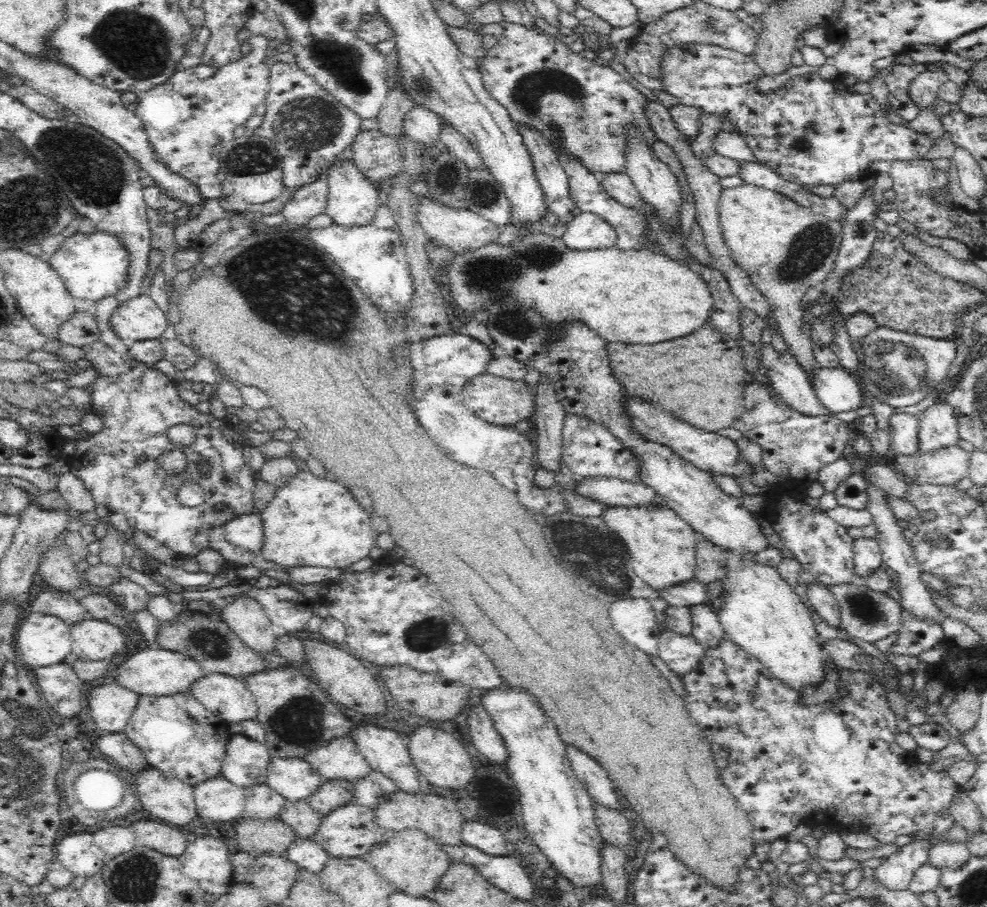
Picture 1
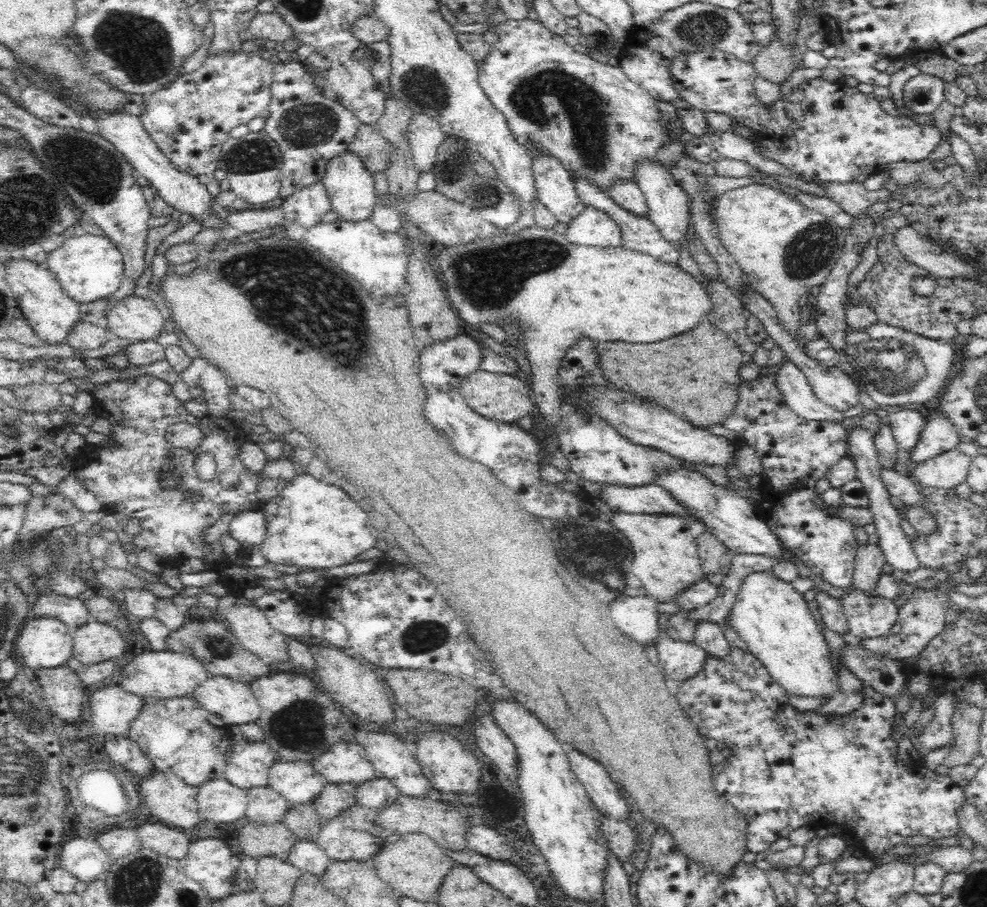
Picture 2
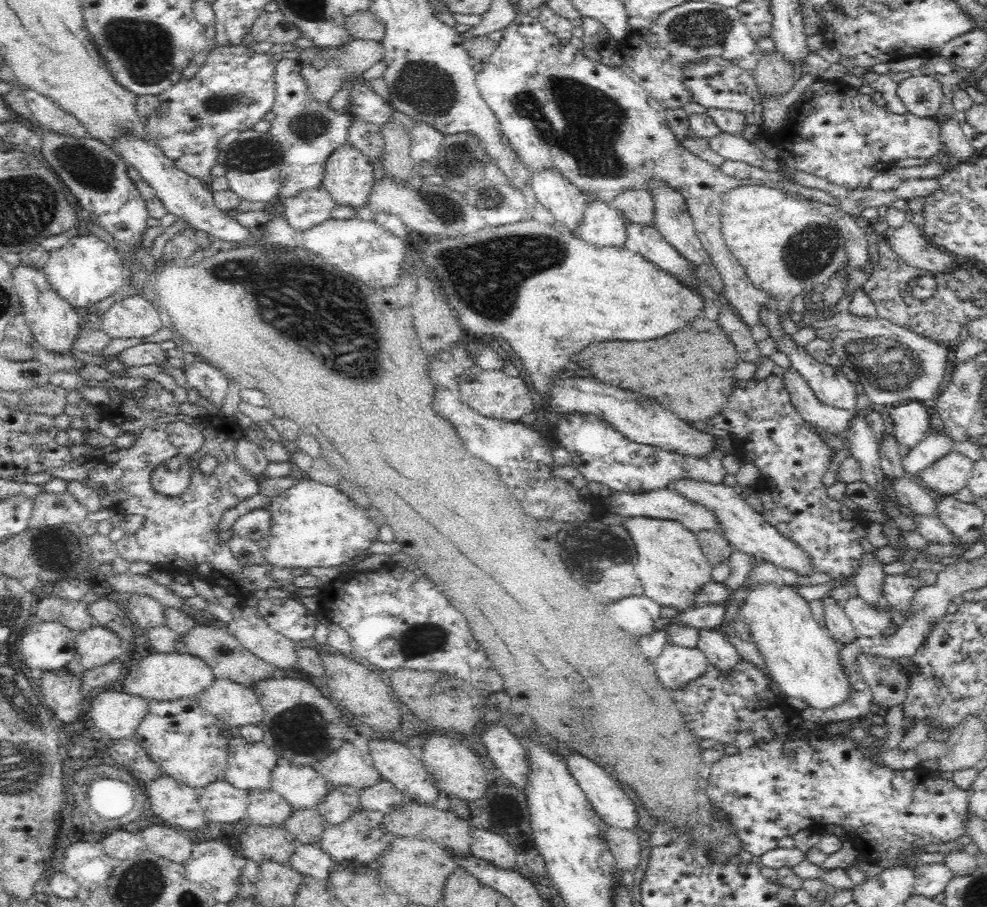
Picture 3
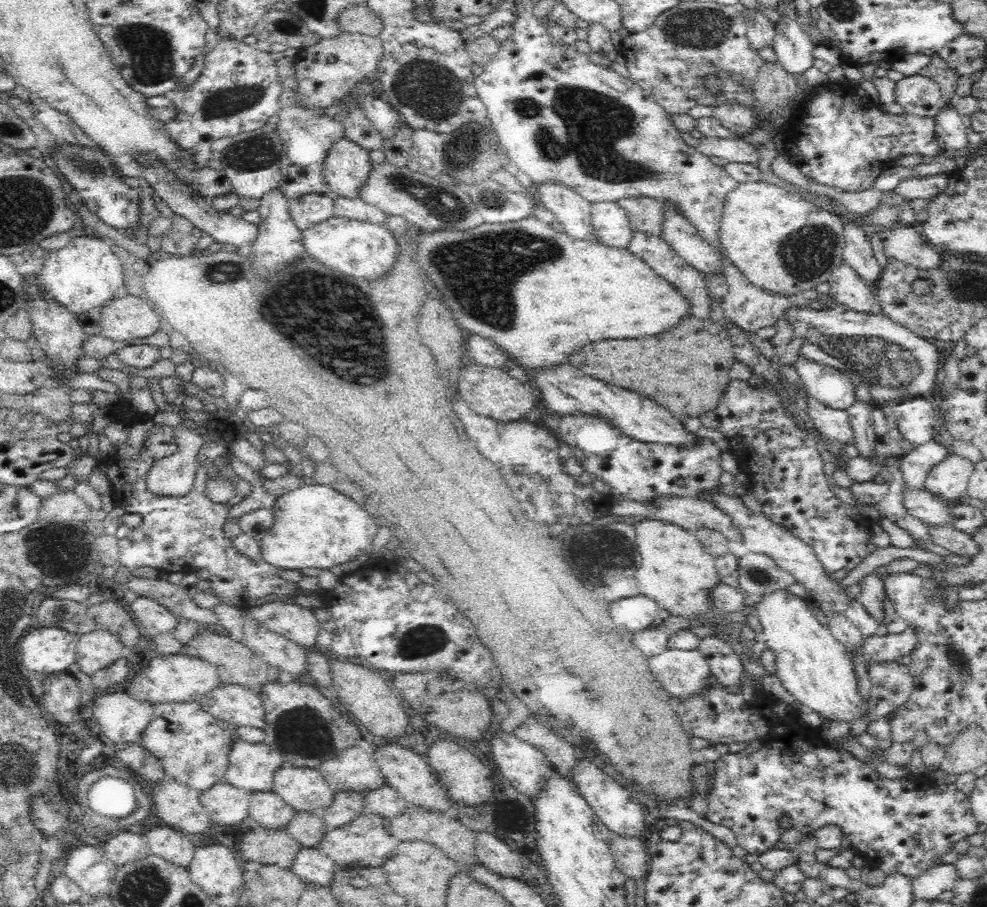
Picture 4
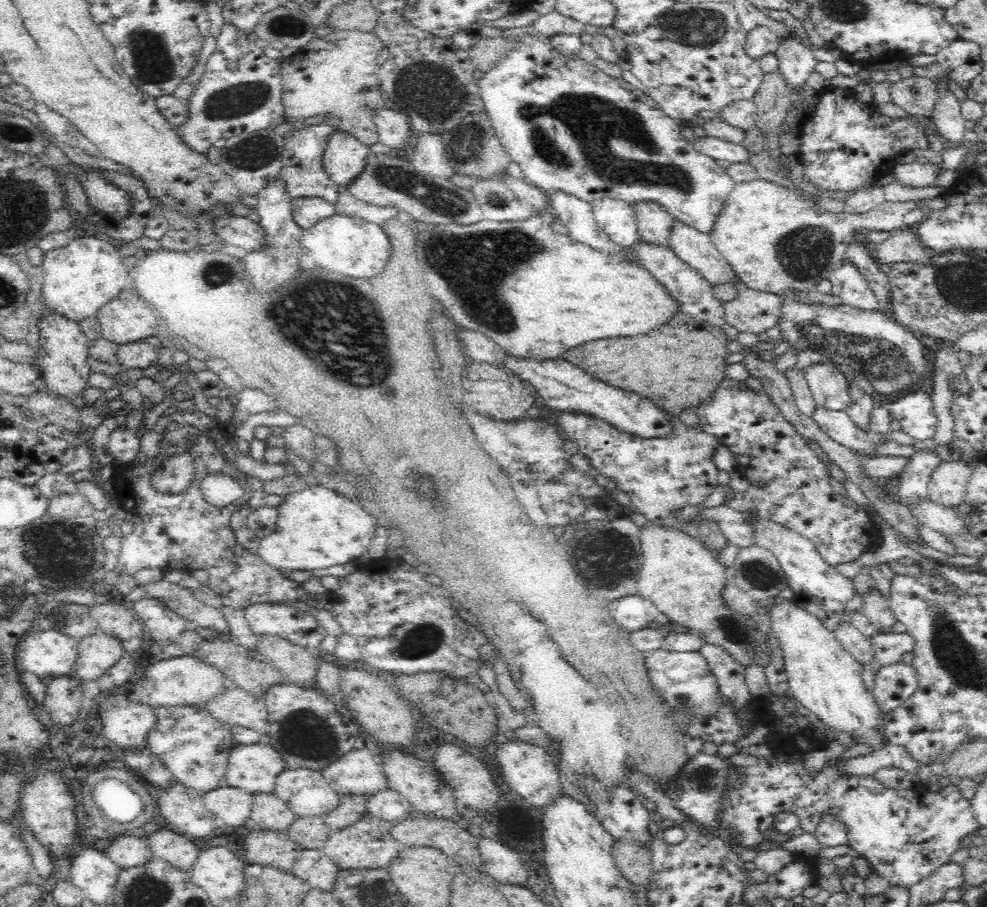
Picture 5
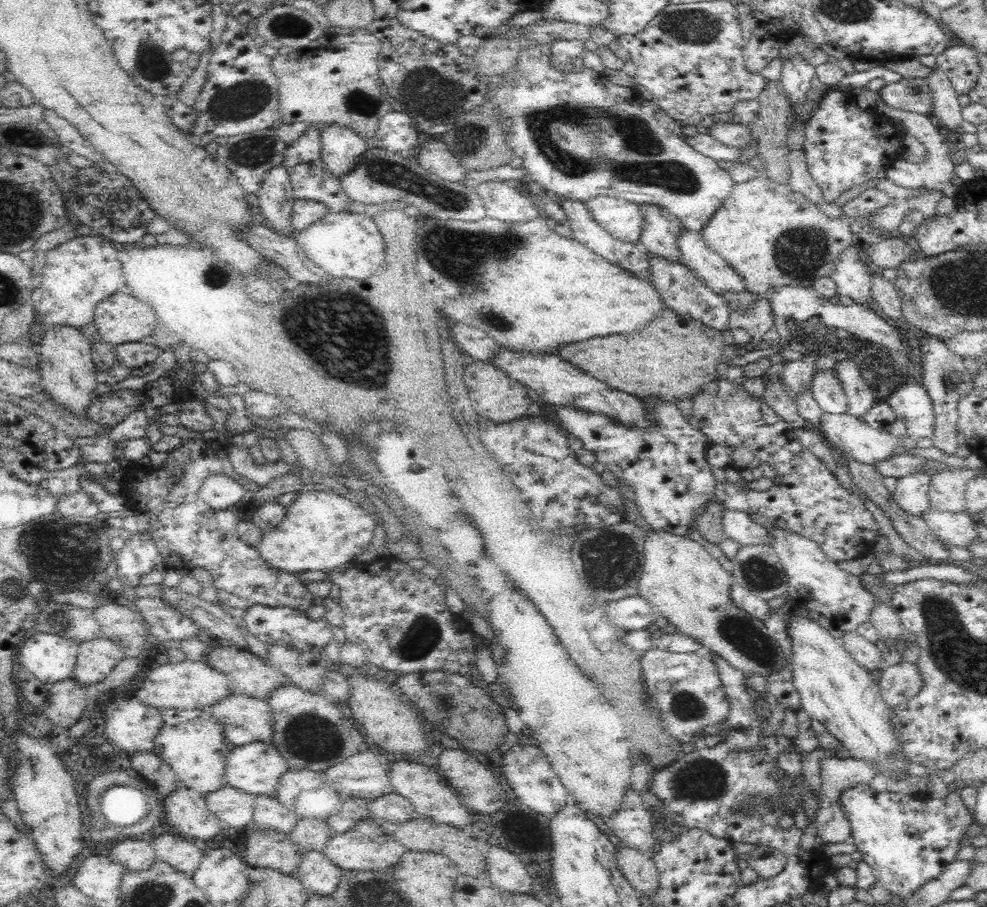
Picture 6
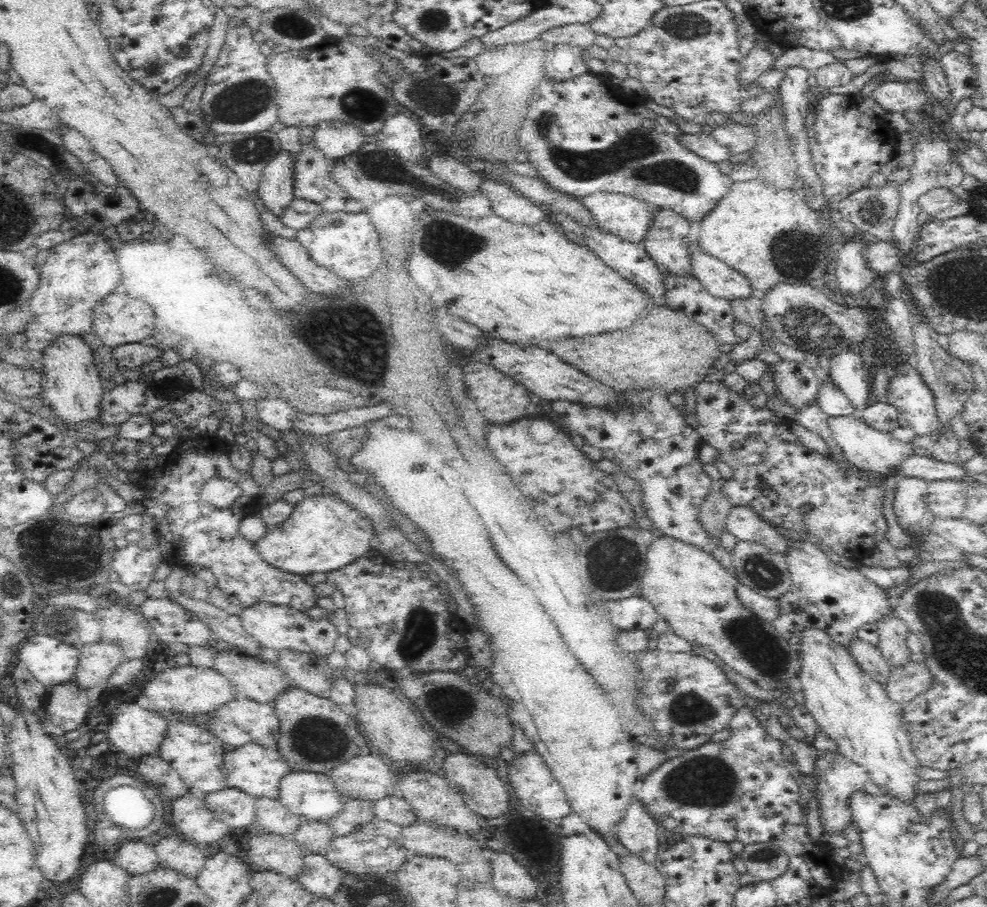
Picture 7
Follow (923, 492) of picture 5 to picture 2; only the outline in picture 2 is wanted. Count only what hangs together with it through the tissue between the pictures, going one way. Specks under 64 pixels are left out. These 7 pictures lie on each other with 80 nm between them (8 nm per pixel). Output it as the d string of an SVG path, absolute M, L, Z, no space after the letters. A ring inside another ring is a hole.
M936 410L925 412L926 426L922 428L922 434L911 450L910 456L912 462L920 464L932 456L938 456L946 450L956 448L960 442L959 434L955 431L955 426L943 414Z

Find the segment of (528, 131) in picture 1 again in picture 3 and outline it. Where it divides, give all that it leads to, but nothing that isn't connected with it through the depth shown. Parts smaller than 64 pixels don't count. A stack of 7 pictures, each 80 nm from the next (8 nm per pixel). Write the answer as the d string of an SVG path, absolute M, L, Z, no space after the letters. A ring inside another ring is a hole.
M546 168L531 177L537 202L553 214L565 231L576 232L590 203L587 196L556 169Z

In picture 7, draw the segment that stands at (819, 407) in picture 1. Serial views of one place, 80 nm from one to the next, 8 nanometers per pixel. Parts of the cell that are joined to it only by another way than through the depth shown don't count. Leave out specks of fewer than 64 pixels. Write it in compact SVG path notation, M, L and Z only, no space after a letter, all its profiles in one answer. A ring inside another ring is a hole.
M861 415L857 416L832 416L829 417L828 427L832 431L832 438L836 441L836 444L841 448L847 460L860 470L869 470L869 472L877 472L881 474L882 478L892 478L892 476L896 476L896 472L898 472L898 466L900 466L900 462L904 460L904 458L908 458L908 456L912 456L915 453L919 453L912 442L903 442L898 439L894 439L891 433L880 432L871 426L868 426L865 421L862 419Z

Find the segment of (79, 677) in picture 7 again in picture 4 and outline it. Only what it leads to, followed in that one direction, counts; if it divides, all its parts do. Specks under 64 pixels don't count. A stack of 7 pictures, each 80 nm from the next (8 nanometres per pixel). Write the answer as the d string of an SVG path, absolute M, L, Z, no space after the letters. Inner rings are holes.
M101 629L78 636L78 640L75 668L89 676L110 666L119 658L128 658L131 650L120 643L116 634Z

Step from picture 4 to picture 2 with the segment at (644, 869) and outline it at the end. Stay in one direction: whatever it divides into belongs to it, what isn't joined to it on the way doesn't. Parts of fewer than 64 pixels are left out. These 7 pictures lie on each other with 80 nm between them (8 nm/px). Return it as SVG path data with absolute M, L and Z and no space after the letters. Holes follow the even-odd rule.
M602 815L602 834L607 840L607 845L618 860L622 863L629 862L629 856L636 848L638 832L630 828L626 820L616 820Z

